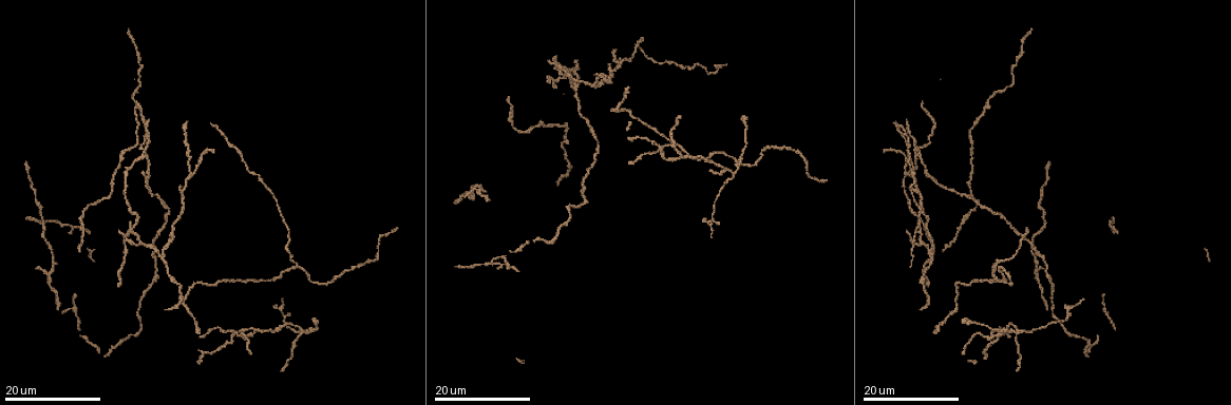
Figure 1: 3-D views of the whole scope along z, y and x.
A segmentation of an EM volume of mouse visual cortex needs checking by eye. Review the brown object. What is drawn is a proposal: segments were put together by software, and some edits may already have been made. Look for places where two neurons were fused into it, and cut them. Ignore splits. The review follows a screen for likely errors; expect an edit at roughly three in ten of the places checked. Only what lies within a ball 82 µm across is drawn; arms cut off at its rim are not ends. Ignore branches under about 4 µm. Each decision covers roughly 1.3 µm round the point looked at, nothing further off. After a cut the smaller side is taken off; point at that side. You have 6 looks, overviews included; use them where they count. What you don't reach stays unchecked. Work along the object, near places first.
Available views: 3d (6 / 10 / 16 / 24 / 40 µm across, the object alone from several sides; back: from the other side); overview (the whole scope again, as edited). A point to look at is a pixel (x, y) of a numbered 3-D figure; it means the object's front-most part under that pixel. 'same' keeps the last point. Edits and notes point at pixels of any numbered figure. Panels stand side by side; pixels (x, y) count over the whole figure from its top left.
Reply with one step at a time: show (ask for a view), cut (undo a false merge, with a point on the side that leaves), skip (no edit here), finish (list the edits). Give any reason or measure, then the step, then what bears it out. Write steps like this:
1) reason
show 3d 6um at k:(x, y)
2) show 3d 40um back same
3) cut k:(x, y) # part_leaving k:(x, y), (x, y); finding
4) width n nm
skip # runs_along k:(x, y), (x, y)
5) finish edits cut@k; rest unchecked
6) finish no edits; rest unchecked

small branch off a trunk
show 3d 16um at 1:(1019, 332)

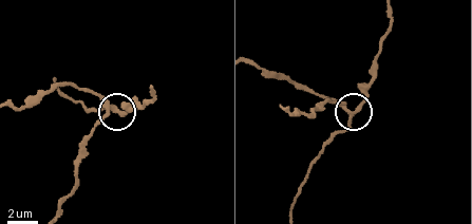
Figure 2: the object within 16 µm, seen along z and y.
show 3d 10um at 2:(114, 107)

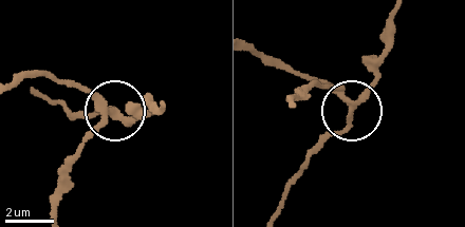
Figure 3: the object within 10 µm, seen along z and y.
width 210 nm
cut 3:(340, 132) # part_leaving 3:(342, 96), (346, 124), (312, 154), (281, 209); two neurons meet here

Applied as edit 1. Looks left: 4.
three-way junction
show 3d 24um at 1:(674, 145)

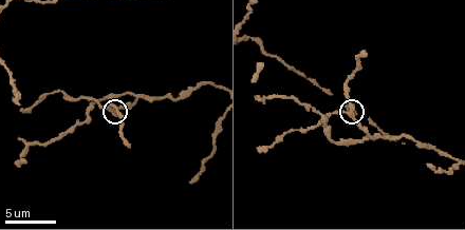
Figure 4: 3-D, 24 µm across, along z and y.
closer look
show 3d 6um at 4:(350, 112)

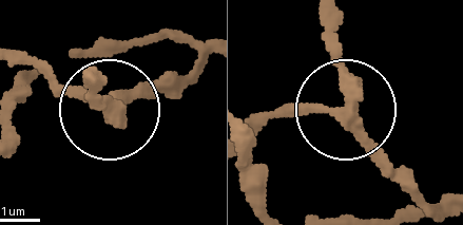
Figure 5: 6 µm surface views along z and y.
width 320 nm
skip # runs_along 5:(184, 42), (193, 59), (184, 76), (113, 109), (102, 89); continuous, no second neuron

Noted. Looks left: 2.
side arm on a straight run
show 3d 16um at 1:(500, 264)

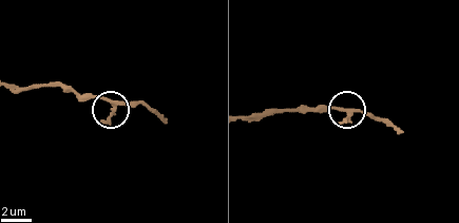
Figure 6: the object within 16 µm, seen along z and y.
show 3d 10um at 6:(350, 111)

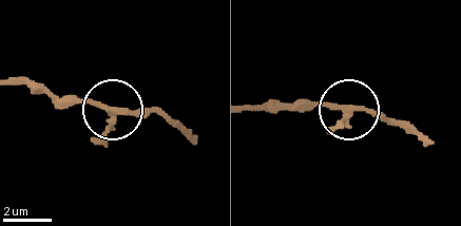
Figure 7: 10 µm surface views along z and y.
width 200 nm
skip # continuous, no second neuron

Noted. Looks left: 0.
finish edits cut@3; rest unchecked

